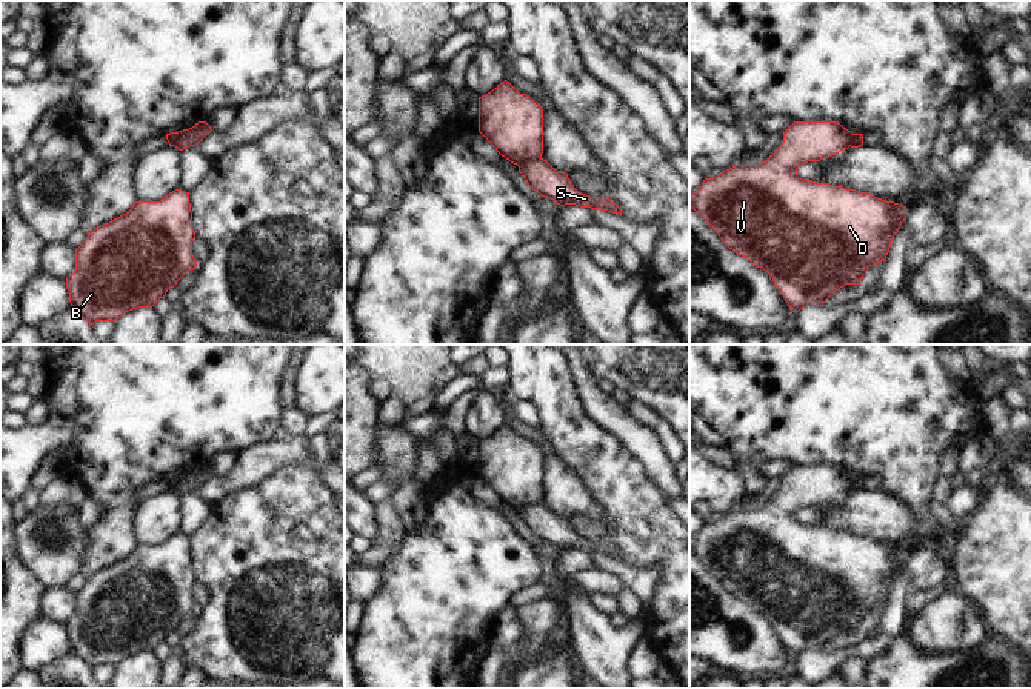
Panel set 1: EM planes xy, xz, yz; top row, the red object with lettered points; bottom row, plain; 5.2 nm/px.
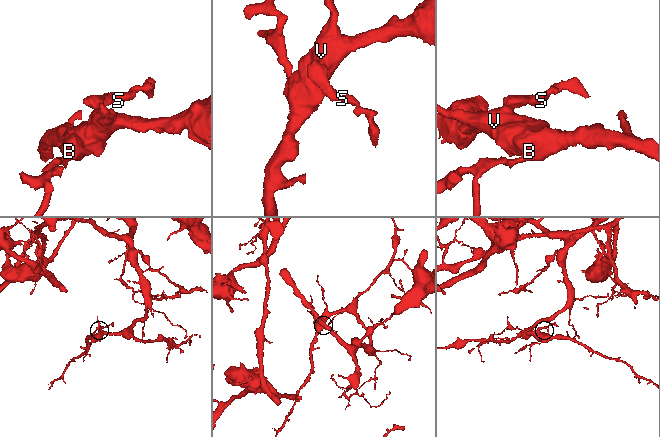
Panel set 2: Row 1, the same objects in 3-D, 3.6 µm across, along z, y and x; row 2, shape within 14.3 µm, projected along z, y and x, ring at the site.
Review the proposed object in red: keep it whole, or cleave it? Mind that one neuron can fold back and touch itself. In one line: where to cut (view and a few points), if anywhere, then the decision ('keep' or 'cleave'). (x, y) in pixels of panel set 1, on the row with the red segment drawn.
cut xz (539, 157), (522, 160), (517, 165); cleave

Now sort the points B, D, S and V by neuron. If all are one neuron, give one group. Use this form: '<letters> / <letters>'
B D V / S

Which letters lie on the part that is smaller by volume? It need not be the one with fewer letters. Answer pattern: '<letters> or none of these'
S

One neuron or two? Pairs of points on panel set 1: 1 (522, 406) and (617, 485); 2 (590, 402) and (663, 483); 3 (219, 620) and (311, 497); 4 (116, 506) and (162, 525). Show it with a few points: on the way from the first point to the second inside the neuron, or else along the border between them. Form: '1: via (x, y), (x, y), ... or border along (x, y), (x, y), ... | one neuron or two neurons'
1: border along (514, 400), (525, 399), (533, 405), (540, 429) | two neurons
2: via (611, 417), (654, 462) | one neuron
3: via (225, 589), (230, 585), (230, 575), (280, 528) | one neuron
4: border along (134, 505), (131, 528), (133, 537), (139, 545) | two neurons

